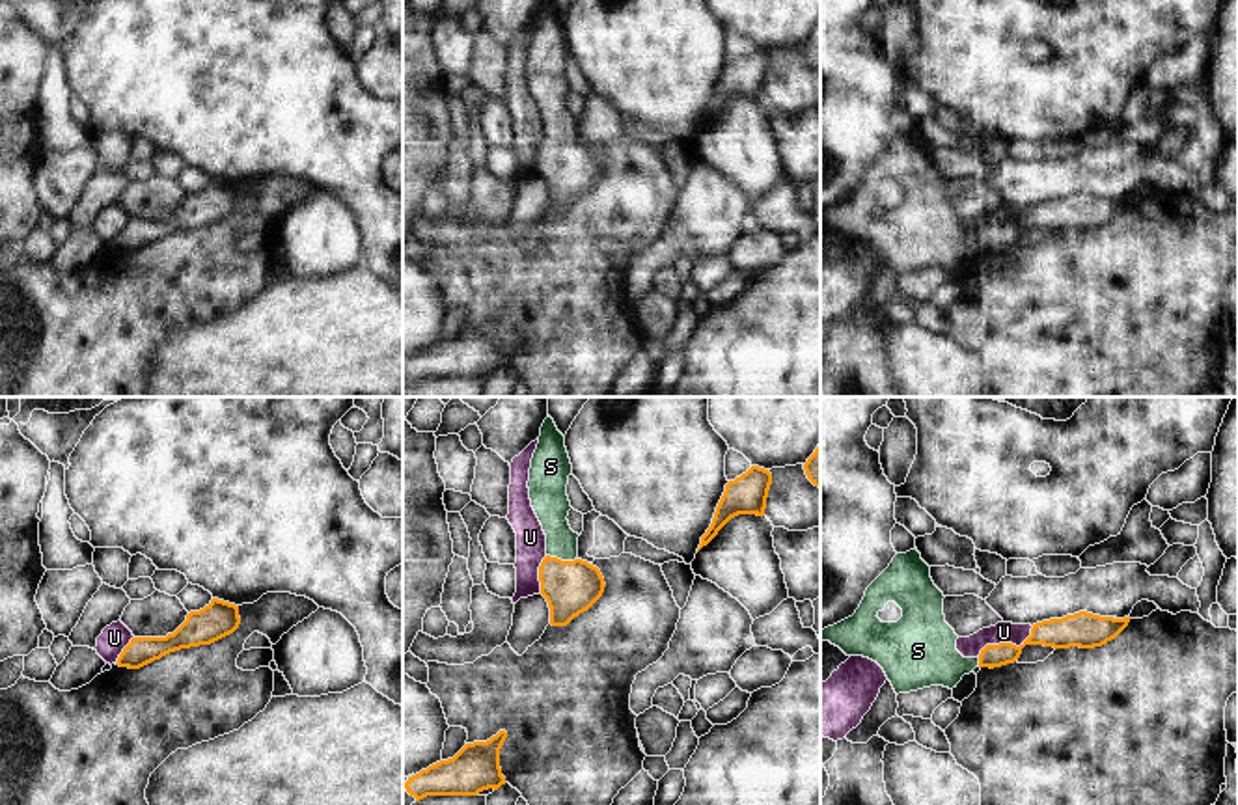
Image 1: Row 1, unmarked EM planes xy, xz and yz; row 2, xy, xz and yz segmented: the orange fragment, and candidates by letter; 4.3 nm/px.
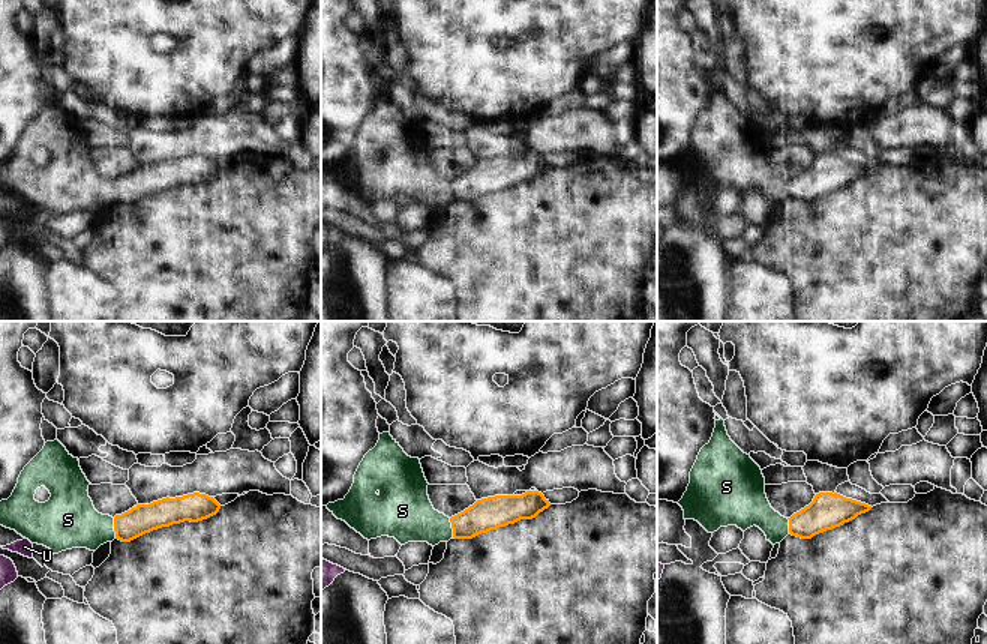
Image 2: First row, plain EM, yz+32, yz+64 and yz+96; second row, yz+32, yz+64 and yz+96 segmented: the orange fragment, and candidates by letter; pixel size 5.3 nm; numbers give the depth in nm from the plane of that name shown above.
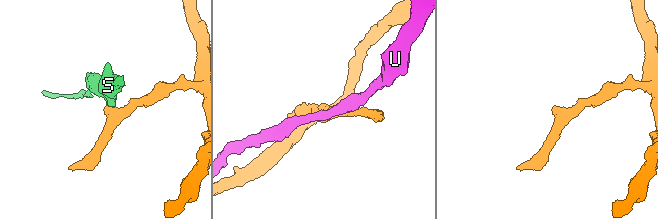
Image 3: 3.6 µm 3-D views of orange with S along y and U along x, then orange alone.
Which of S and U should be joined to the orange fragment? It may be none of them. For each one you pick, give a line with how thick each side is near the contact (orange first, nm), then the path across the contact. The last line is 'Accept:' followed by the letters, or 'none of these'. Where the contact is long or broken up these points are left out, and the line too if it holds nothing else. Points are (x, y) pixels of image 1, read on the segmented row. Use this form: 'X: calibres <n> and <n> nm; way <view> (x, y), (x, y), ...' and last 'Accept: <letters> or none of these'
S: calibres 240 and 160 nm; way xz (571, 587), (562, 574), (560, 559), (560, 535), (550, 504)
Accept: S

